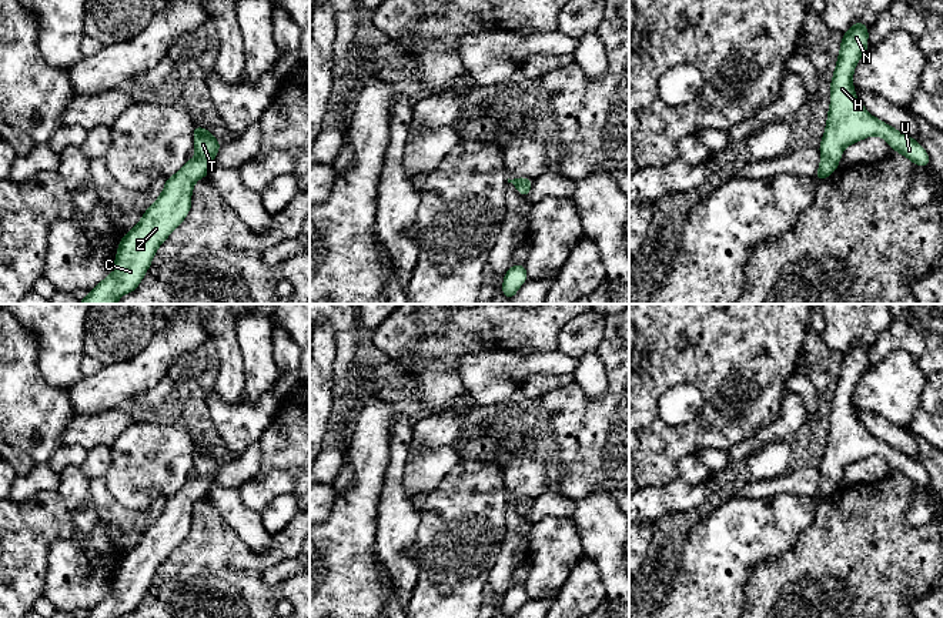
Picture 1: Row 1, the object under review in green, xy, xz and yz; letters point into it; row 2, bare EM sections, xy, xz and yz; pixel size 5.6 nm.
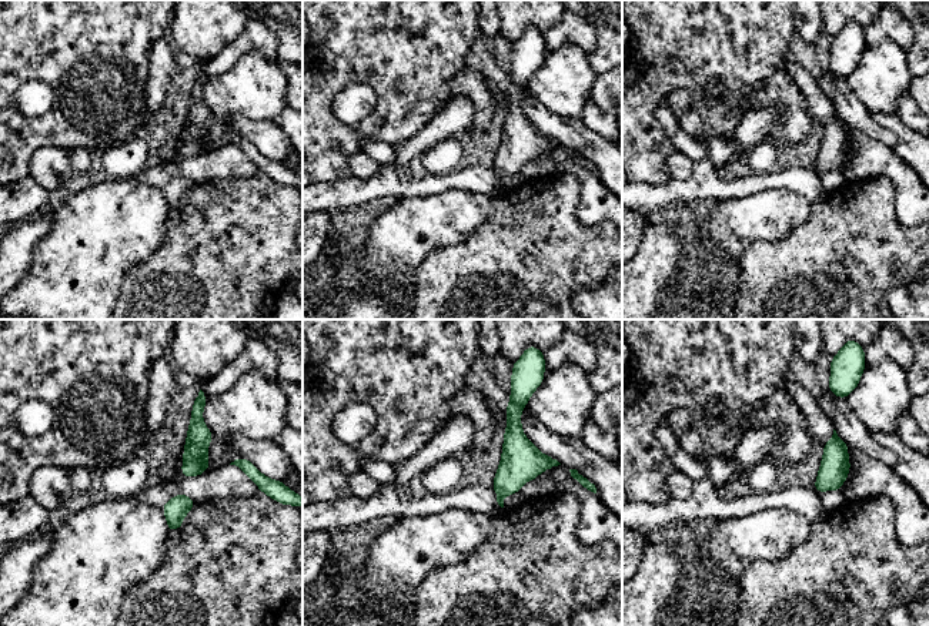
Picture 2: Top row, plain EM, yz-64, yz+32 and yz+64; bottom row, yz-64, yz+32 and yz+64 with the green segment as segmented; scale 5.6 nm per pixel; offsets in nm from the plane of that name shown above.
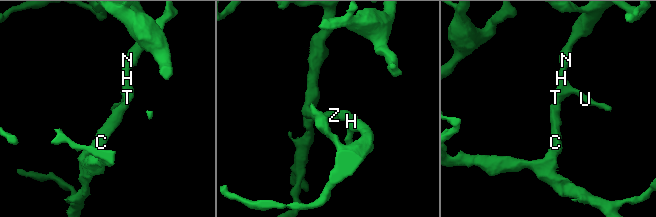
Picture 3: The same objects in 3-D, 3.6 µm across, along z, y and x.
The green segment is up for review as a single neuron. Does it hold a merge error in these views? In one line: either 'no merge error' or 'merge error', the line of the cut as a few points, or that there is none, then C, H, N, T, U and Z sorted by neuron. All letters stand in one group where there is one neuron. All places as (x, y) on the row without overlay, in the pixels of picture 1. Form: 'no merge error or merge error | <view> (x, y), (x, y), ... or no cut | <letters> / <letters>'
no merge error | no cut | C H N T U Z

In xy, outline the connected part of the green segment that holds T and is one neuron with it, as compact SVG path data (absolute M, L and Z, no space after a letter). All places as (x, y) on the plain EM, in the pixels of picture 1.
M194 444L195 478L168 497L160 517L141 540L123 555L113 592L100 601L86 618L120 618L133 612L144 598L157 568L184 541L191 528L191 512L197 500L207 497L221 464L205 448Z

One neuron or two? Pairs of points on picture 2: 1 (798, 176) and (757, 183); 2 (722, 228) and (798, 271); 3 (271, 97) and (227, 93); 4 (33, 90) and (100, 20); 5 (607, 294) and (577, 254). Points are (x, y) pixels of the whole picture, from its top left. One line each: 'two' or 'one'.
1: one
2: two
3: one
4: two
5: two

